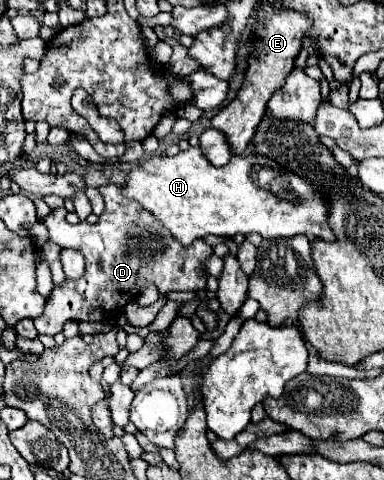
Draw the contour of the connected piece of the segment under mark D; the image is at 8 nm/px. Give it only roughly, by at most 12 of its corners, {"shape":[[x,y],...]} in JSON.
{"shape":[[122,186],[100,222],[42,220],[86,272],[52,288],[38,334],[102,322],[154,282],[206,288],[204,240],[184,248]]}

